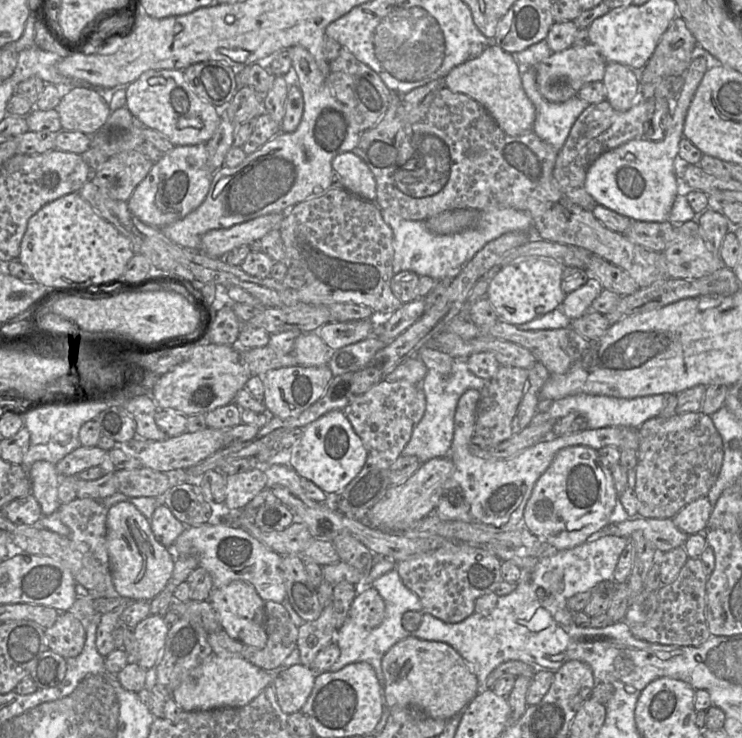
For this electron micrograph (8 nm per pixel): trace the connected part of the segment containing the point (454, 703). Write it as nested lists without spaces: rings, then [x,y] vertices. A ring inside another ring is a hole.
[[[407,637],[382,658],[384,699],[388,708],[413,707],[434,718],[449,720],[462,713],[479,693],[479,682],[468,663],[449,644]]]

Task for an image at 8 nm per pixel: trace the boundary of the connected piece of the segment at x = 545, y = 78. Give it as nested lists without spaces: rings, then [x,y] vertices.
[[[592,43],[586,46],[571,46],[561,52],[552,52],[535,67],[536,84],[542,97],[550,103],[563,103],[577,96],[588,83],[602,81],[607,61]]]

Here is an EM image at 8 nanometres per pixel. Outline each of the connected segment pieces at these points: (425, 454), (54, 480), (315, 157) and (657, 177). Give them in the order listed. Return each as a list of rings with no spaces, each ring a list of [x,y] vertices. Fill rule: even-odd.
[[[454,358],[448,376],[442,376],[435,370],[428,370],[420,385],[426,398],[426,411],[421,421],[414,425],[411,439],[403,449],[402,455],[415,456],[422,463],[433,458],[450,456],[454,436],[454,416],[458,400],[469,389],[480,392],[486,382],[468,369],[467,360],[464,358]]]
[[[36,461],[28,469],[31,482],[31,493],[38,501],[42,515],[56,512],[61,505],[58,499],[60,476],[55,465],[47,461]]]
[[[293,46],[286,50],[292,61],[292,68],[286,76],[290,78],[290,85],[297,83],[303,94],[304,109],[300,124],[294,132],[280,131],[259,149],[247,155],[238,166],[223,166],[214,172],[202,204],[184,218],[161,228],[162,233],[177,245],[200,250],[201,237],[210,230],[227,229],[268,214],[286,213],[296,204],[326,193],[332,185],[332,160],[338,154],[352,152],[357,146],[361,135],[358,124],[349,109],[332,95],[327,77],[318,68],[314,57],[302,46]]]
[[[697,46],[692,53],[692,62],[684,74],[684,85],[675,99],[672,124],[661,141],[653,142],[634,139],[610,150],[589,168],[585,189],[598,205],[602,205],[631,220],[643,222],[666,222],[669,219],[673,203],[678,195],[678,180],[675,172],[675,159],[679,153],[679,143],[683,138],[683,129],[688,108],[696,90],[709,68],[709,56]]]

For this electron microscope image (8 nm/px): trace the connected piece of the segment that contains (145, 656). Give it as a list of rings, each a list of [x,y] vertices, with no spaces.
[[[152,614],[134,627],[134,636],[139,646],[137,664],[141,668],[150,670],[156,666],[164,648],[169,628],[163,617]]]

